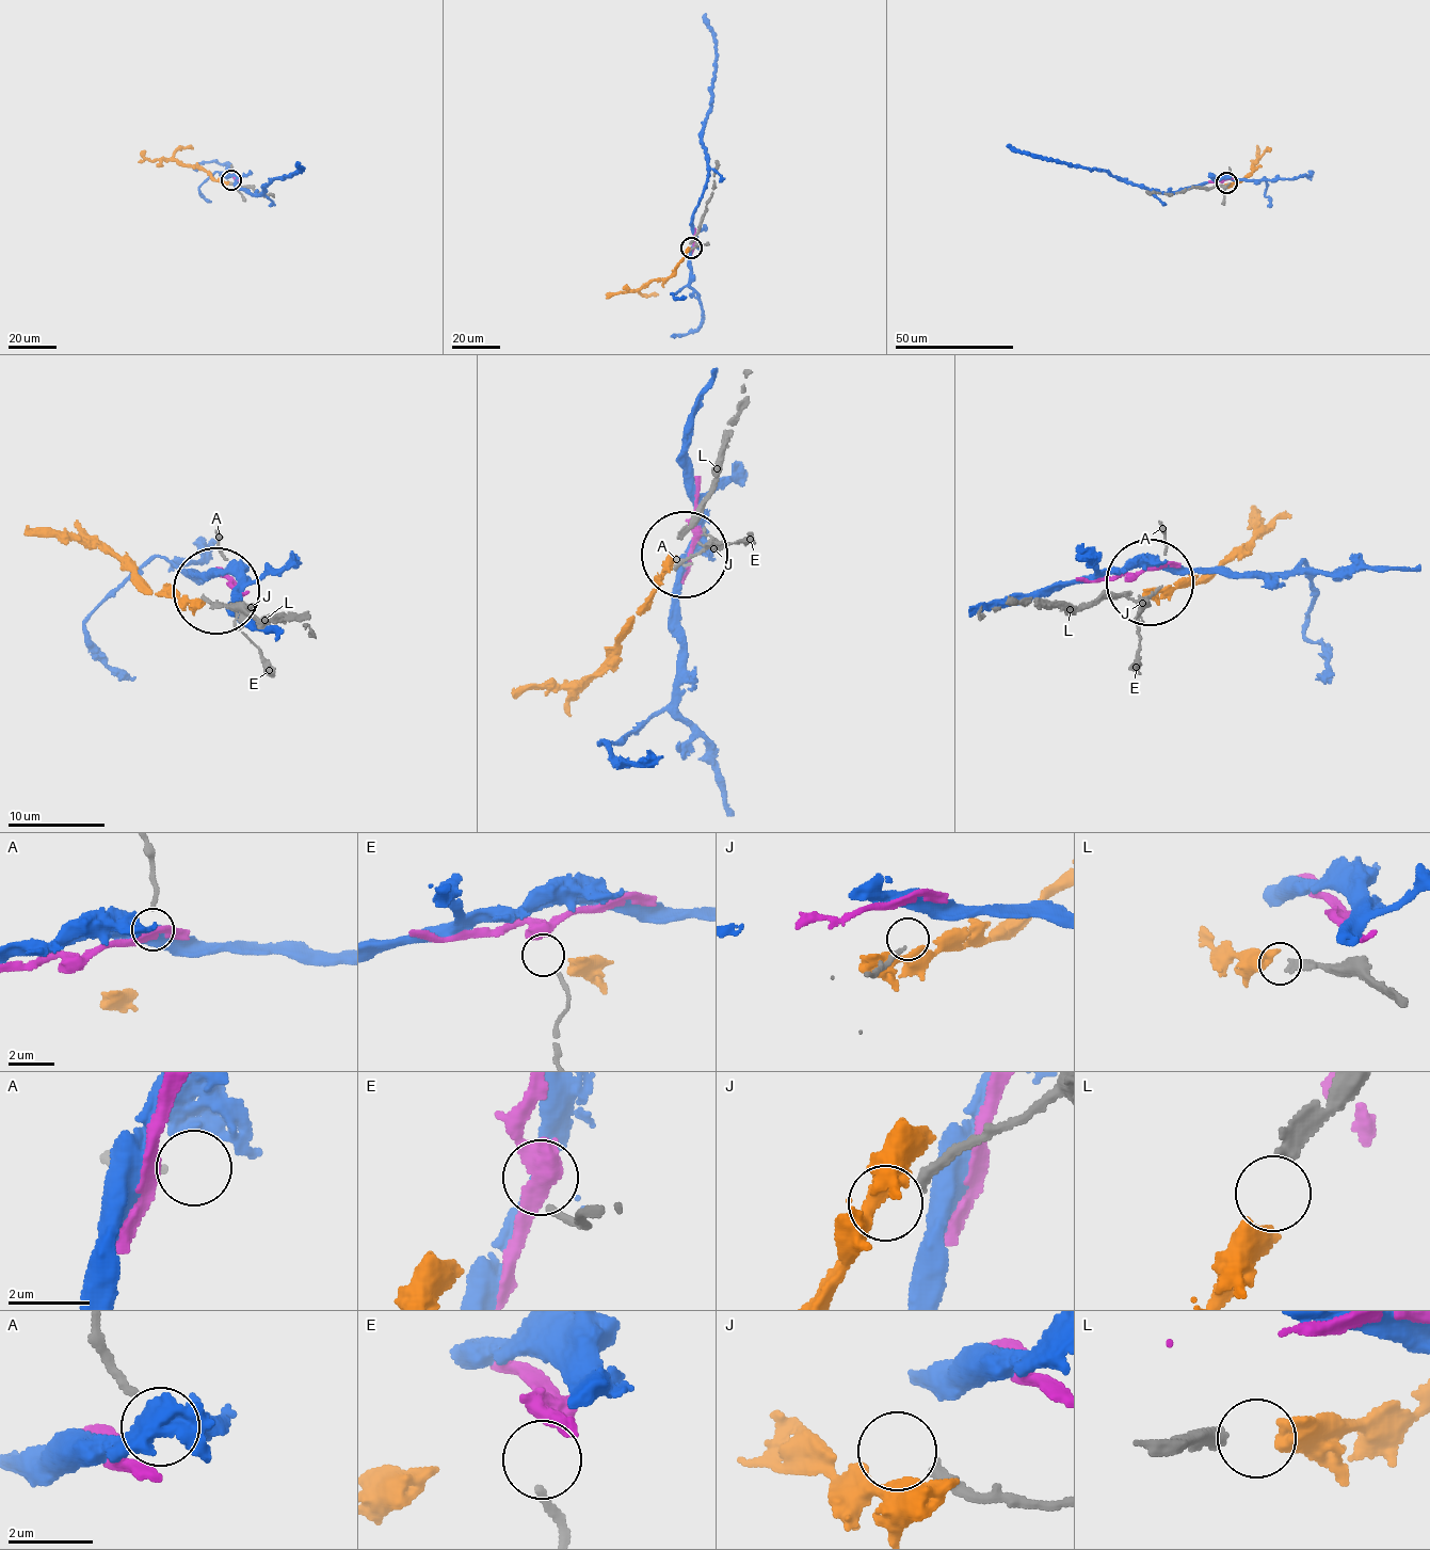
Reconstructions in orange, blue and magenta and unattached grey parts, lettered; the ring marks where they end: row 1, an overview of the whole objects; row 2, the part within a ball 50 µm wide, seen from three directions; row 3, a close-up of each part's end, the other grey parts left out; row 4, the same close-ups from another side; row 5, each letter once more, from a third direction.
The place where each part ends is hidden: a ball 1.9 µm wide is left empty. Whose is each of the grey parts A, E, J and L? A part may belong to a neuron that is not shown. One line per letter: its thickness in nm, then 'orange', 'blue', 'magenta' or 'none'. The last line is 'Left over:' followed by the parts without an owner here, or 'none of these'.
A: calibre 190 nm; none
E: calibre 160 nm; magenta
J: calibre 280 nm; none
L: calibre 400 nm; orange
Left over: A, J

